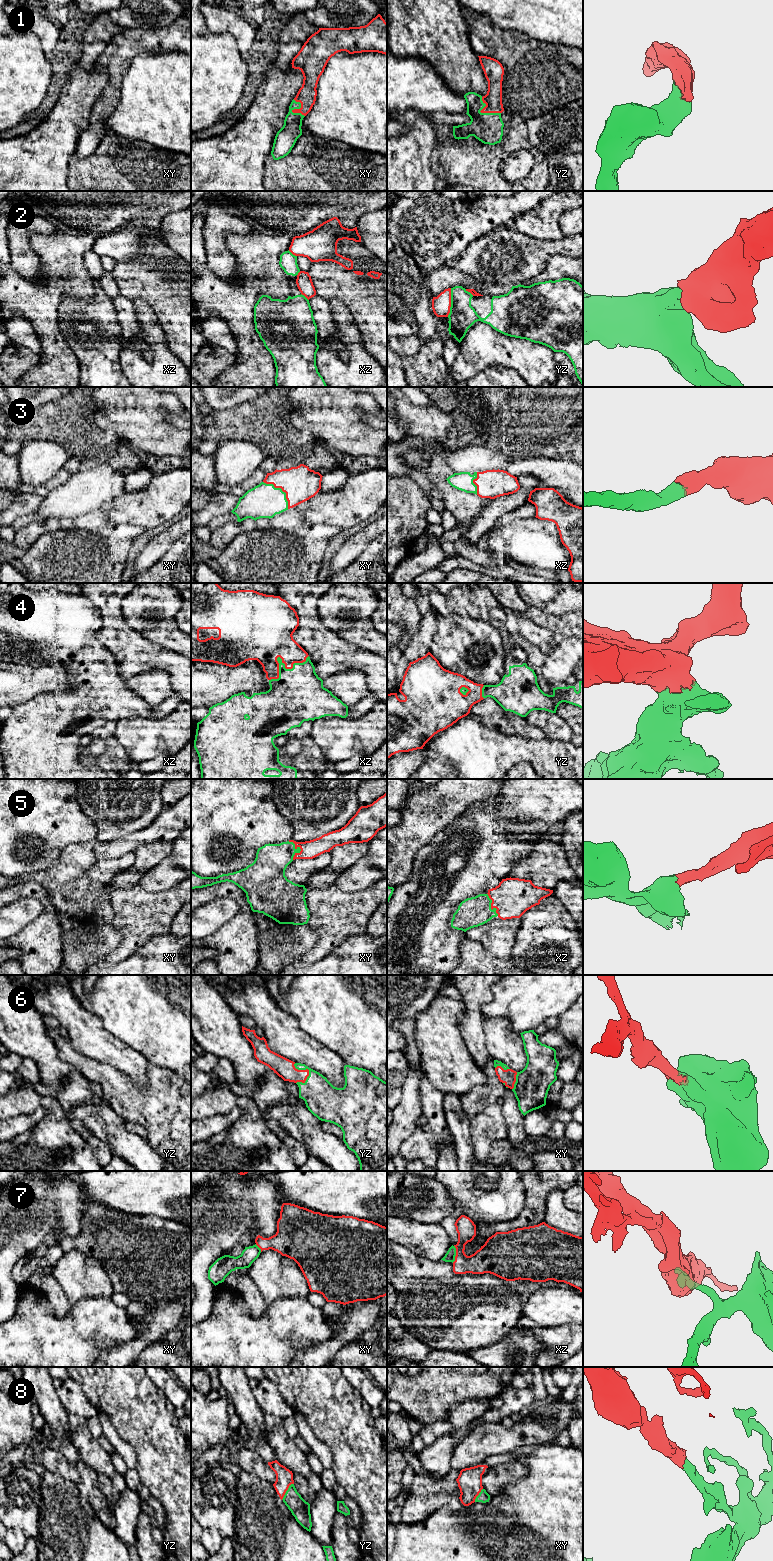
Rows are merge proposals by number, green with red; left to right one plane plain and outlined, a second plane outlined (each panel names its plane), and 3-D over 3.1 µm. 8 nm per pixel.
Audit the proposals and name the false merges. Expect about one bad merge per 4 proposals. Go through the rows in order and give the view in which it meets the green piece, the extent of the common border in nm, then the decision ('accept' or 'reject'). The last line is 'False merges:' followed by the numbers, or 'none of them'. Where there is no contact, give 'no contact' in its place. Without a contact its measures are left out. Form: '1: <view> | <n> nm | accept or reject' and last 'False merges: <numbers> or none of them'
1: yz | 200 nm | accept
2: yz | 240 nm | reject
3: xy | 300 nm | accept
4: xz | 380 nm | accept
5: xy | 160 nm | accept
6: yz | 190 nm | accept
7: xz | 140 nm | reject
8: yz | 170 nm | accept
False merges: 2, 7

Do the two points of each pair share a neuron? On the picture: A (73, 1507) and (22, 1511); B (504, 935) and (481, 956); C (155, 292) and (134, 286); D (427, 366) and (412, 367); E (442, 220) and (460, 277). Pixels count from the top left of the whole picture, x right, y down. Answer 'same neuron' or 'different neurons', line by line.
A: different neurons
B: different neurons
C: same neuron
D: same neuron
E: different neurons

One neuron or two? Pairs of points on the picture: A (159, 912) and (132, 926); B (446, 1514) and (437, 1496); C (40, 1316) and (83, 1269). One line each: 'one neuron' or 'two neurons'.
A: one neuron
B: two neurons
C: two neurons

